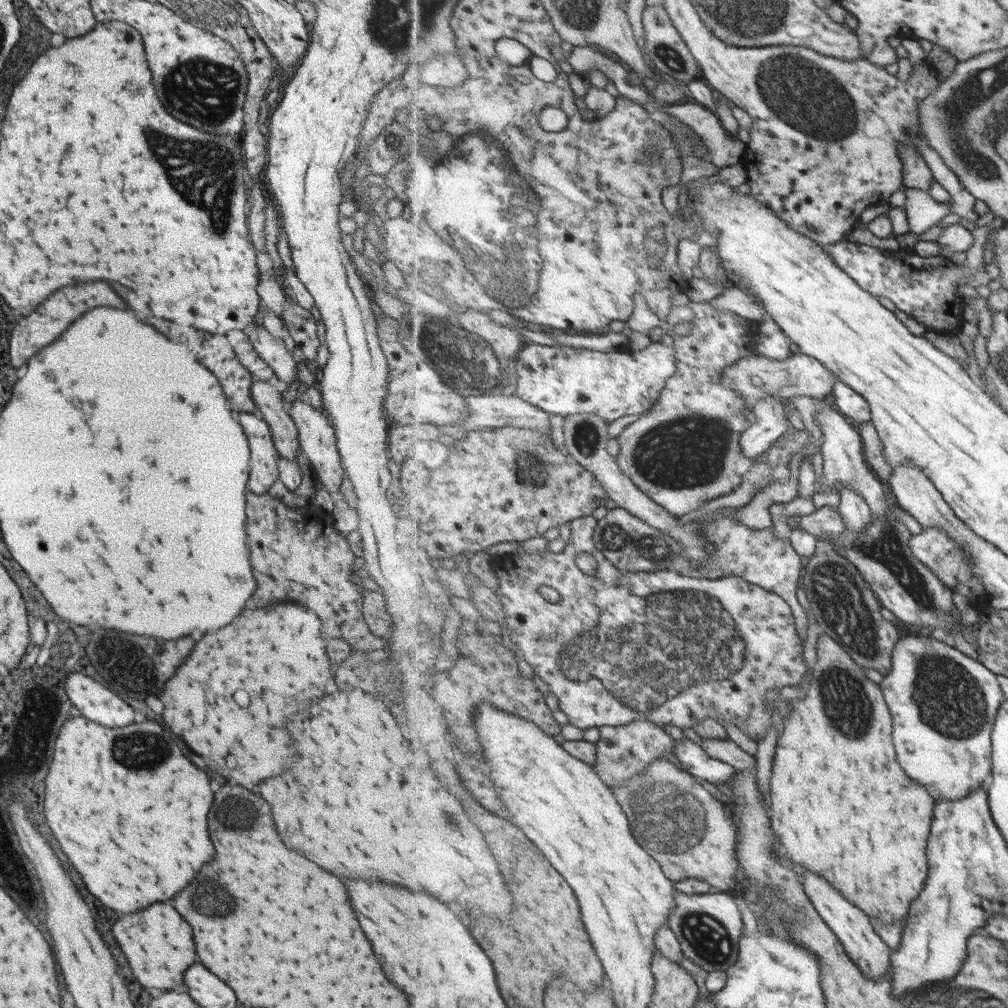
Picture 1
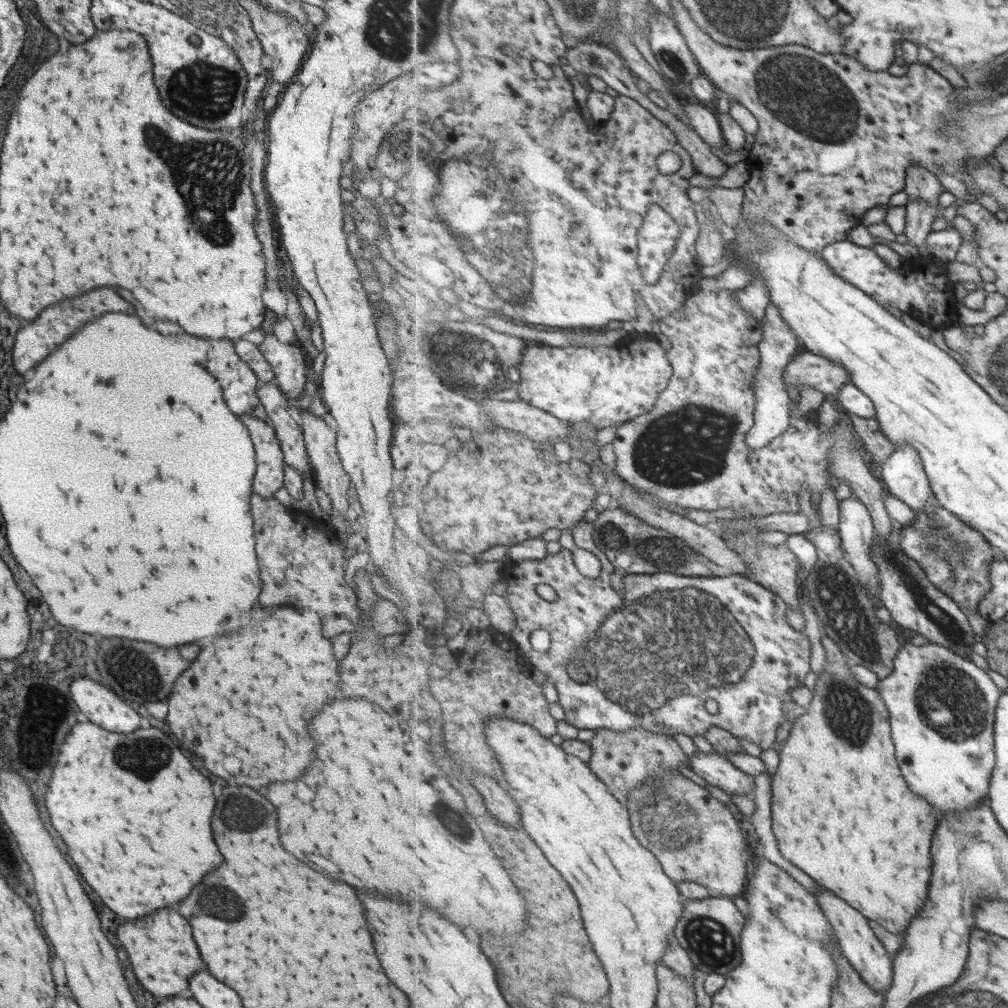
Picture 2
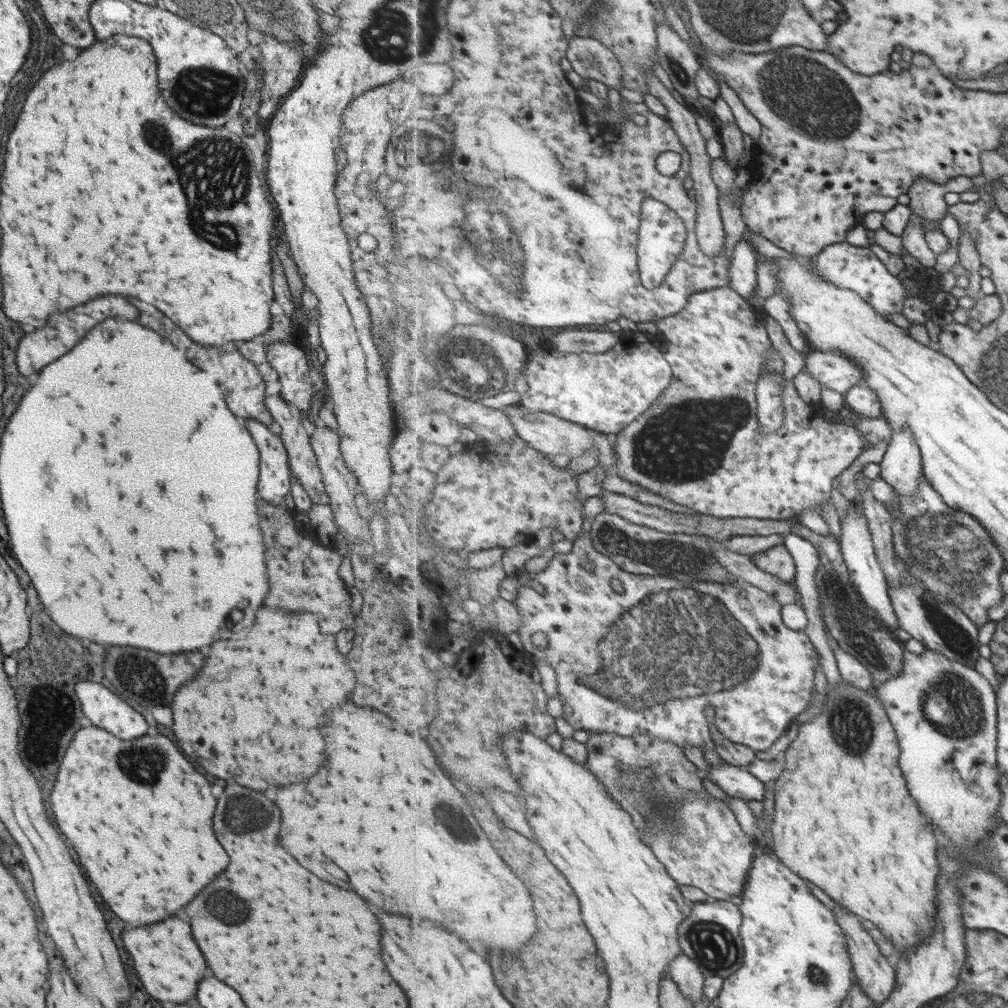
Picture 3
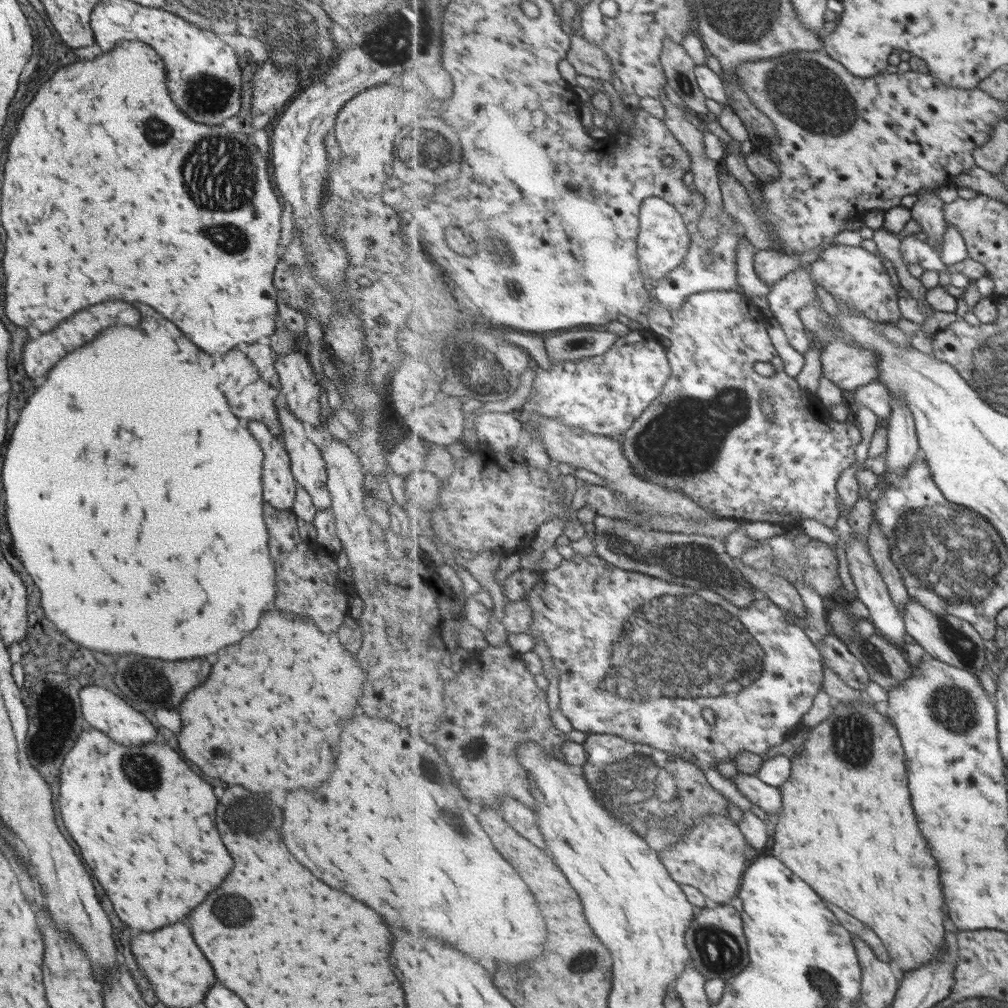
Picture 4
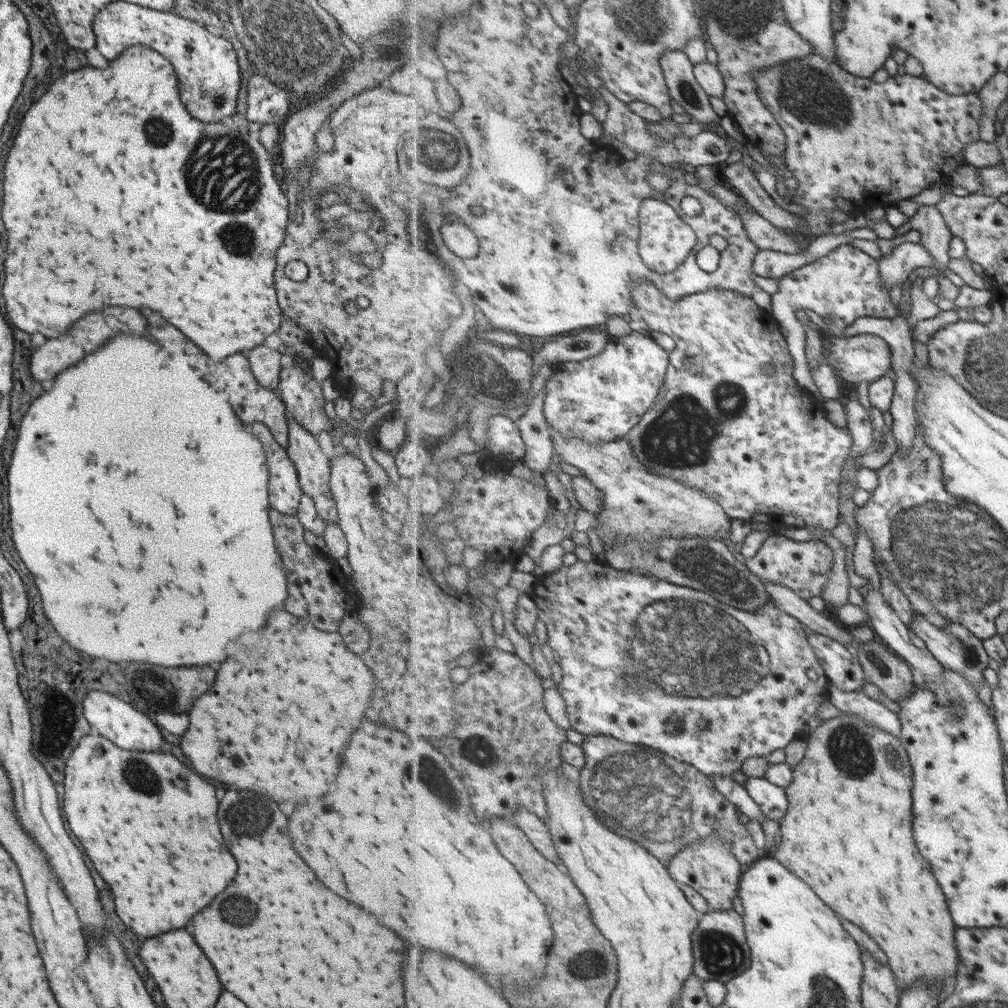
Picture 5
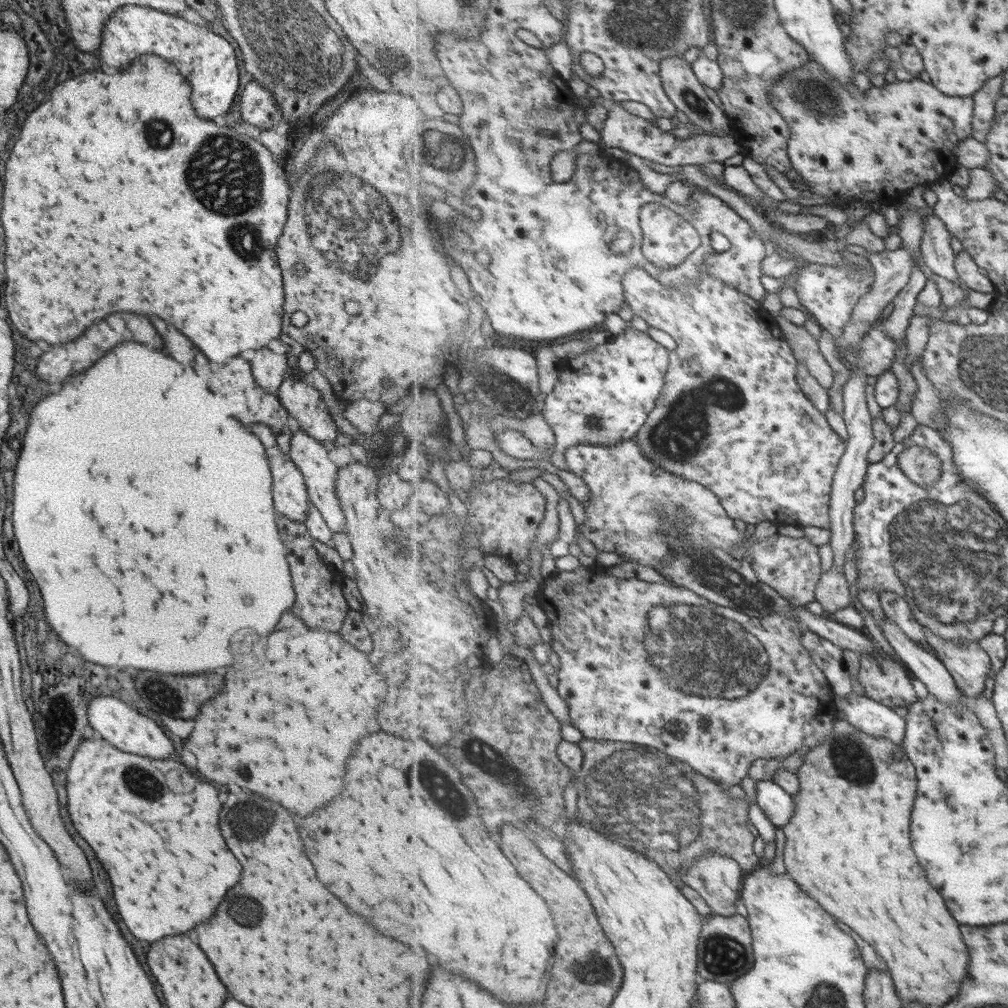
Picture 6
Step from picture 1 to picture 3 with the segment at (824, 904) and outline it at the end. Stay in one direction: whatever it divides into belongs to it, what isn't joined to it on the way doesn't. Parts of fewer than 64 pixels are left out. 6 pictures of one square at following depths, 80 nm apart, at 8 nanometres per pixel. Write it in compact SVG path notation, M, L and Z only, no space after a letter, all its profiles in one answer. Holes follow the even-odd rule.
M843 905L833 910L837 922L842 926L847 937L847 948L850 959L855 964L854 972L860 980L863 990L878 1004L885 1003L895 990L897 982L897 968L893 966L890 960L882 953L878 942L872 937L872 934L866 929L863 920L853 914L851 910L847 910Z

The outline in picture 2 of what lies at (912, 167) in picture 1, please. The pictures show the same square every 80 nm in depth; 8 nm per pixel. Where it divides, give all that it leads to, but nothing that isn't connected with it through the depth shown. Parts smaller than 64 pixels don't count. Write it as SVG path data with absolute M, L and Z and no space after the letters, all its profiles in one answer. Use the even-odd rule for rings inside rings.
M915 165L909 170L909 176L906 178L906 189L904 190L909 198L908 204L927 202L929 206L935 207L935 210L942 211L943 208L939 205L939 194L943 191L946 191L943 184L928 168Z

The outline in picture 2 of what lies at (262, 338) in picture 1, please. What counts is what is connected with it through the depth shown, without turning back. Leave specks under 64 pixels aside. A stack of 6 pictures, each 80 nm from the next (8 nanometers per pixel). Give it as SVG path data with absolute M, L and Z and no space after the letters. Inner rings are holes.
M263 335L258 345L263 358L270 364L278 387L285 398L297 398L305 382L304 352L299 345L283 344L274 335Z

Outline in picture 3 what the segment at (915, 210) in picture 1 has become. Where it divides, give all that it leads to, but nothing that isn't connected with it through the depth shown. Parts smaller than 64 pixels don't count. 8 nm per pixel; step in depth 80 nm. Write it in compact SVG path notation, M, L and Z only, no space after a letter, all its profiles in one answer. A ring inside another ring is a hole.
M912 214L910 224L902 235L902 246L907 250L909 256L921 262L924 269L936 268L938 257L931 250L925 238L925 228L923 228L923 218Z

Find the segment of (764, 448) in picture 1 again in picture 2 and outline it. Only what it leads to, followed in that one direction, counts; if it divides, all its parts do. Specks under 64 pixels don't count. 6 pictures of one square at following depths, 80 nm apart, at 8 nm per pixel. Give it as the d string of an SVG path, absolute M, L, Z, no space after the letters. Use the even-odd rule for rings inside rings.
M770 303L766 310L766 320L768 320L768 324L764 324L765 338L762 340L762 344L759 345L762 361L758 371L758 384L755 392L755 424L754 428L746 434L746 443L753 450L769 446L775 438L781 436L790 427L792 418L789 412L793 404L786 392L784 370L789 362L803 350L799 337L792 331L792 326L785 322L778 306Z

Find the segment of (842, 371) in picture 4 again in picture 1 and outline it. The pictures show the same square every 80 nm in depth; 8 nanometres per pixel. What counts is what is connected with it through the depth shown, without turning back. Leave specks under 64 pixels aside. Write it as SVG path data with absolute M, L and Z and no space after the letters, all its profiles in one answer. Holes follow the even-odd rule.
M798 351L791 358L783 361L771 360L759 353L751 354L751 358L743 358L733 366L726 366L722 374L722 384L736 388L751 410L768 396L778 396L778 398L809 396L815 400L825 398L827 394L833 394L837 380L839 380L838 376L822 362Z

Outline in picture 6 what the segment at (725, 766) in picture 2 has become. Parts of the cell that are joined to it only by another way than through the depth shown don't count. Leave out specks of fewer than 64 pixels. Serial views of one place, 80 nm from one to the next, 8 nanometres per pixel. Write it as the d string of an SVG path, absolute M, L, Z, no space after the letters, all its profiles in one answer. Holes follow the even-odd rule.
M758 781L757 803L777 827L784 827L794 818L796 806L793 795L775 781Z

